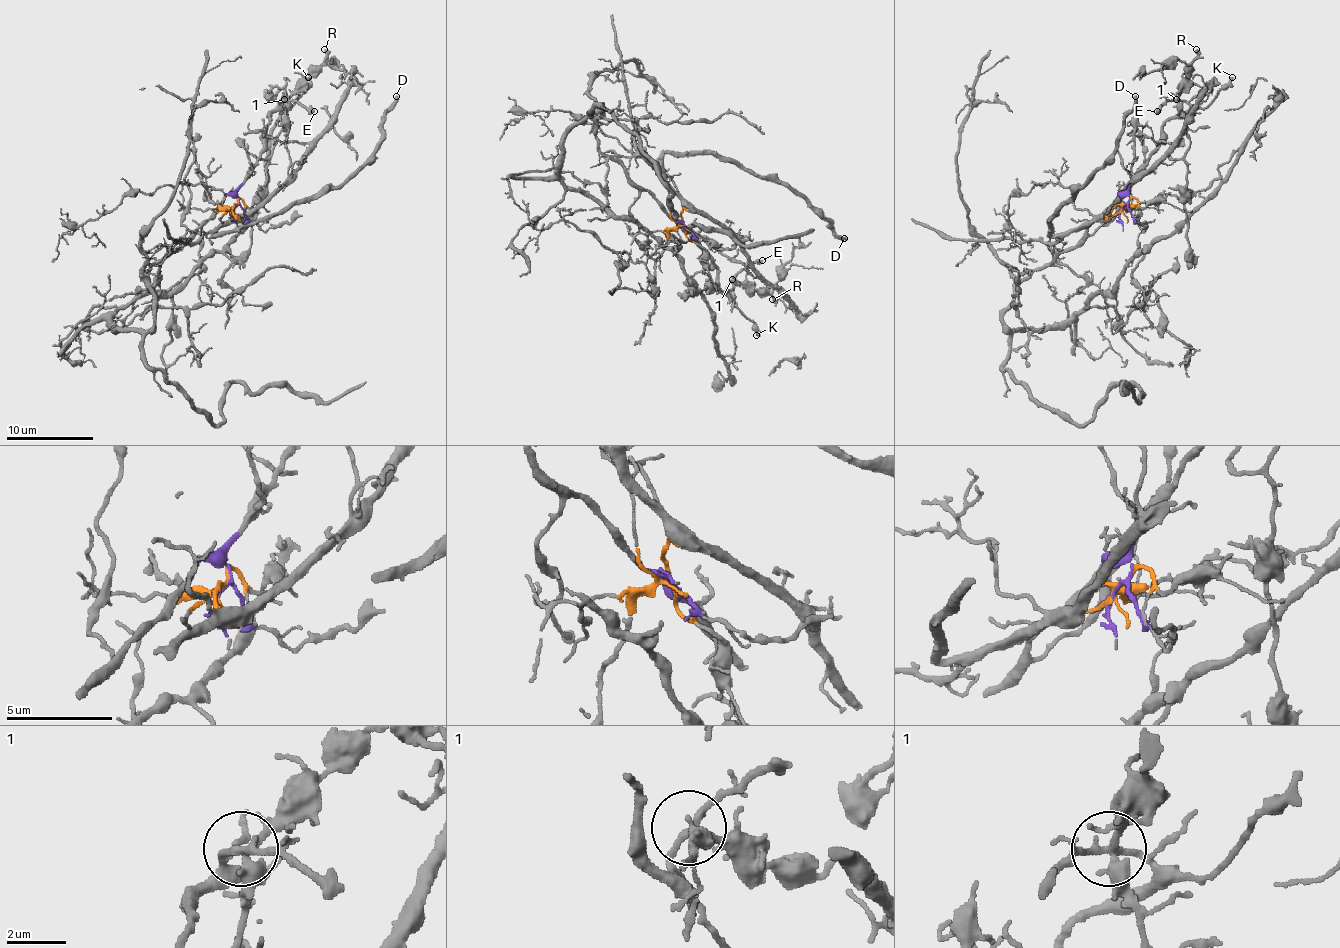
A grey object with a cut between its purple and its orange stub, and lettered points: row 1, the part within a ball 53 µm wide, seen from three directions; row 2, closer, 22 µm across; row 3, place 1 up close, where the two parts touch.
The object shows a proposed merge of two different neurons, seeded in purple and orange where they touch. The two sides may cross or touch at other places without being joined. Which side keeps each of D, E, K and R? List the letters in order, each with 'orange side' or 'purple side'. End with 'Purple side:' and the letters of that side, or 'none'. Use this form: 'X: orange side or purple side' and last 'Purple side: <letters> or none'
D: orange side
E: purple side
K: purple side
R: orange side
Purple side: E, K

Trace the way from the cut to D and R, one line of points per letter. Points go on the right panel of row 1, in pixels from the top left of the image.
D: (1124, 206), (1113, 216), (1051, 234), (1051, 221), (1116, 149), (1124, 117), (1133, 108), (1135, 95)
R: (1124, 206), (1133, 197), (1142, 208), (1176, 206), (1181, 199), (1189, 136), (1178, 86), (1191, 69), (1196, 50)

